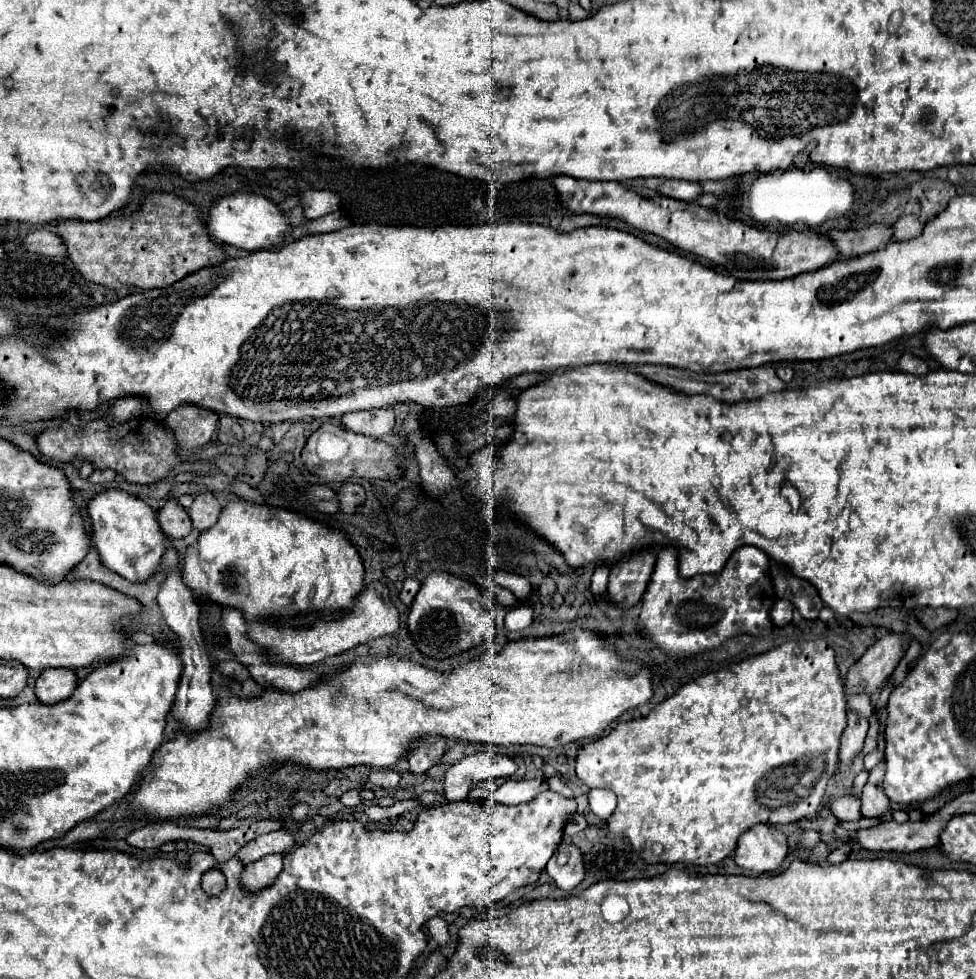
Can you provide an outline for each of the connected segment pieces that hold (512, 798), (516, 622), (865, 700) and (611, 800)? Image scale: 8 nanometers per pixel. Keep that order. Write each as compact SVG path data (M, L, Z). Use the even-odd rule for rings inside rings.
M508 779L496 789L494 799L502 805L520 805L520 803L532 801L536 795L540 795L546 789L548 789L548 783L544 779L530 779L530 781Z
M530 603L514 605L514 609L510 609L506 613L506 629L508 631L522 631L522 629L530 627L532 615L534 615L534 607Z
M850 695L848 697L848 709L854 709L858 711L862 717L870 717L874 713L874 703L872 703L872 697L870 695Z
M590 789L588 799L590 799L590 805L592 805L592 811L596 815L600 815L600 819L604 819L604 821L616 809L616 795L614 793L608 793L604 789Z

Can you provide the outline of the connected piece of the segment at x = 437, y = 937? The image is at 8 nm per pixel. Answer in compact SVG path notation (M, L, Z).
M432 917L430 921L428 921L428 931L430 931L430 935L432 935L432 939L438 943L438 945L444 945L446 941L448 941L448 925L444 923L444 919L442 917Z

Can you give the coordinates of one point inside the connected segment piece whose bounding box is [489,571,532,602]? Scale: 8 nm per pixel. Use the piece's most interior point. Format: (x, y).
(520, 586)

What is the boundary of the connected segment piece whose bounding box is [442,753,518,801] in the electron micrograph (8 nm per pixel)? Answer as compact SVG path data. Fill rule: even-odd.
M476 753L464 757L456 765L446 769L444 777L444 797L448 801L468 799L472 783L482 783L488 779L498 779L514 775L518 769L516 761L506 755Z

